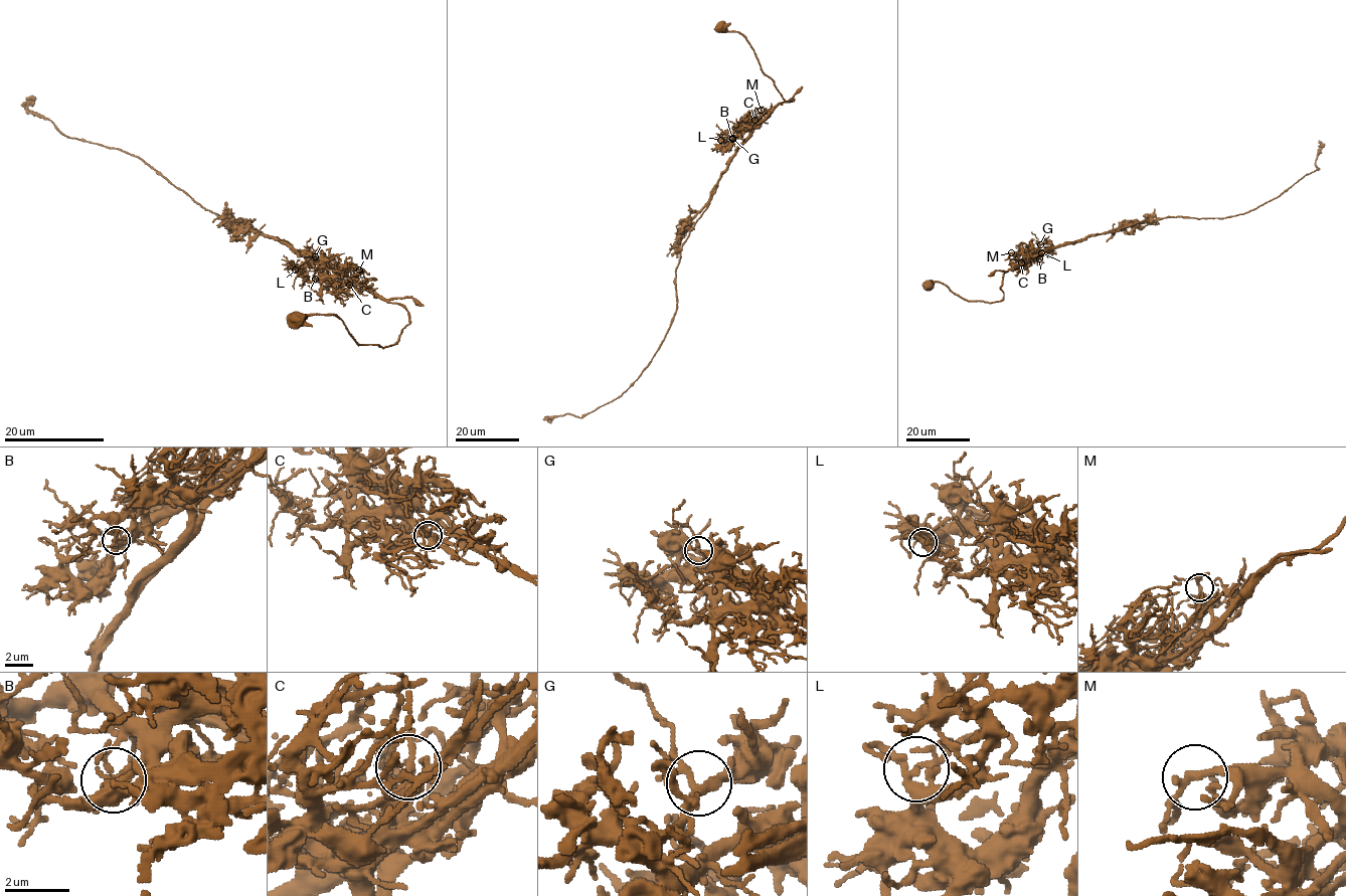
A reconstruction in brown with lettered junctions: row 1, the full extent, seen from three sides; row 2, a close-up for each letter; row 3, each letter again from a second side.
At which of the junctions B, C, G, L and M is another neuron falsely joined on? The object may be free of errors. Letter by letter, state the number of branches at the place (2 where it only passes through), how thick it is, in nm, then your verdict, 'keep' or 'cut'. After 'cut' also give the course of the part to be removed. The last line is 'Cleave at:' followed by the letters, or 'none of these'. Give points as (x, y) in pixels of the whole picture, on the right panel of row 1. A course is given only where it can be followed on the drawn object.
B: branches 4; calibre 170 nm; cut; course (1039, 258), (1028, 258), (1123, 224), (1173, 216), (1227, 217), (1249, 212), (1319, 168), (1319, 140)
C: branches 4; calibre 190 nm; keep
G: branches 4; calibre 240 nm; keep
L: branches 2; calibre 220 nm; keep
M: branches 4; calibre 200 nm; keep
Cleave at: B

